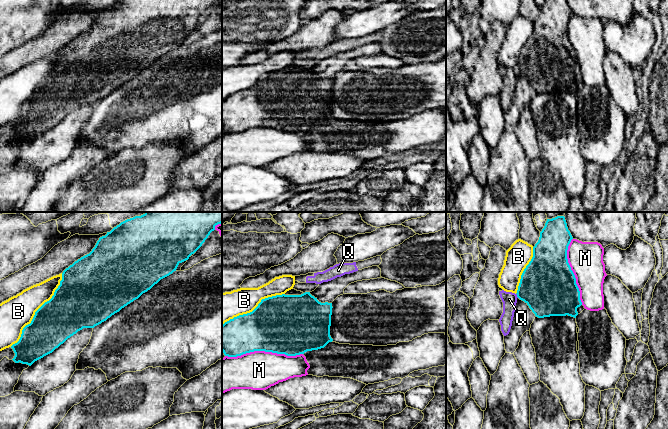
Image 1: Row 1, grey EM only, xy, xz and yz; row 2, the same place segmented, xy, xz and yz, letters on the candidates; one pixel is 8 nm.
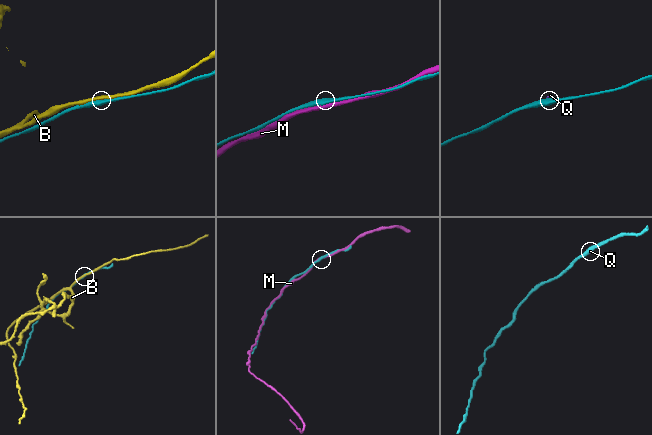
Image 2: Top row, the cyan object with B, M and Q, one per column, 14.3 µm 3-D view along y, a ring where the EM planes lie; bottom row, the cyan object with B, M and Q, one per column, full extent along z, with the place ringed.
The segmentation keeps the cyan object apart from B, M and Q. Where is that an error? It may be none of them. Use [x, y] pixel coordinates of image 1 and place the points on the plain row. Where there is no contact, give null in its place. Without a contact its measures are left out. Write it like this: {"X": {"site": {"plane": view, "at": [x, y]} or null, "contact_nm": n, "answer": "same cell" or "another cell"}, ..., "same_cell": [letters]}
{"B": {"site": {"plane": "xy", "at": [36, 87]}, "contact_nm": 750, "answer": "another cell"}, "M": {"site": {"plane": "xz", "at": [263, 126]}, "contact_nm": 600, "answer": "another cell"}, "Q": {"site": {"plane": "yz", "at": [517, 71]}, "contact_nm": 40, "answer": "another cell"}, "same_cell": []}

